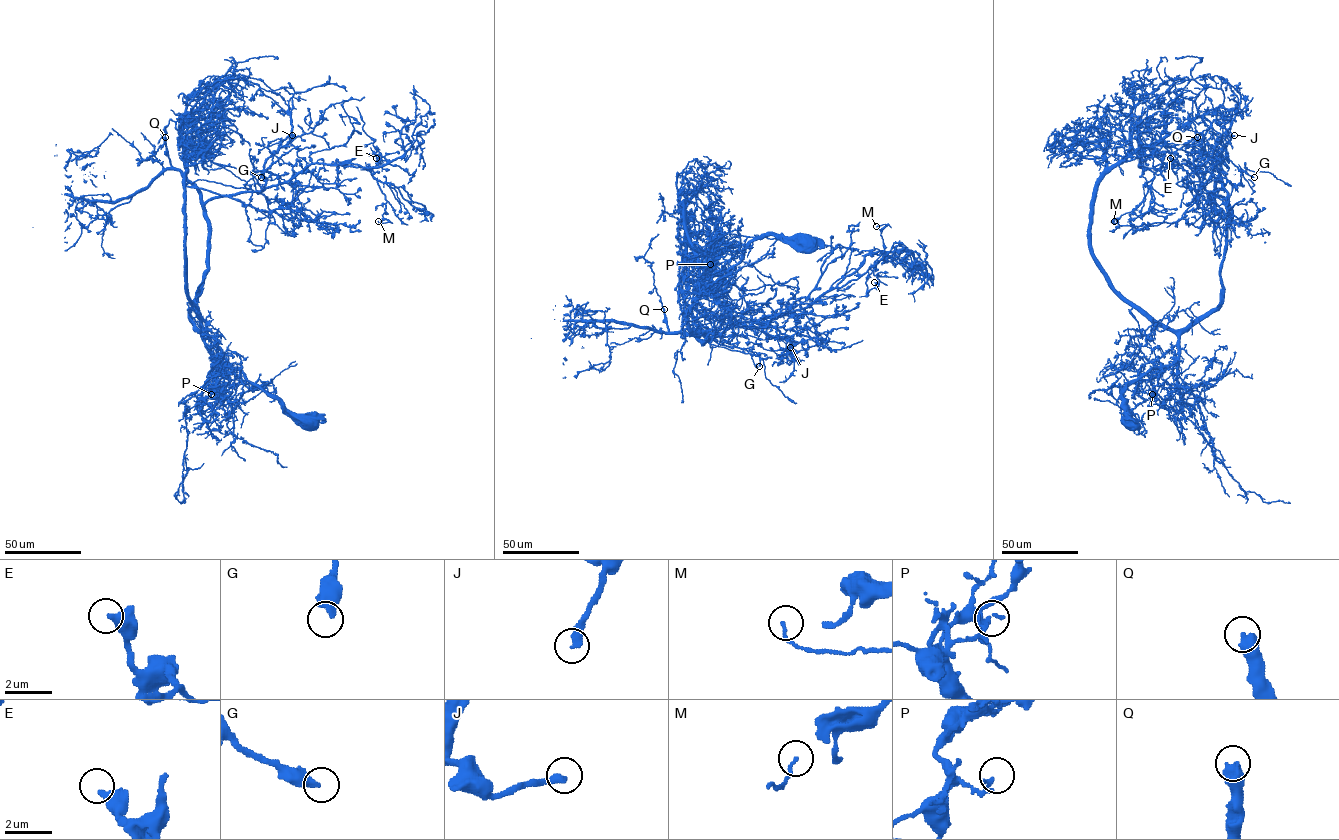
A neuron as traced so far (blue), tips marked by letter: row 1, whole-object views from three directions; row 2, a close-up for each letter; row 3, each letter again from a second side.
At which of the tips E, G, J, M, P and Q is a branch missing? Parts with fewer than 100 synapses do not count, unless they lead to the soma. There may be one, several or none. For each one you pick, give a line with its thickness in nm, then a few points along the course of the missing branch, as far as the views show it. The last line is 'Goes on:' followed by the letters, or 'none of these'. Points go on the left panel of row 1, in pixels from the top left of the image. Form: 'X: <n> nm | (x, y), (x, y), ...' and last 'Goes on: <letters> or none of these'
Q: 480 nm | (165, 137), (153, 117), (137, 114), (87, 114), (65, 105), (26, 107), (2, 117)
Goes on: Q

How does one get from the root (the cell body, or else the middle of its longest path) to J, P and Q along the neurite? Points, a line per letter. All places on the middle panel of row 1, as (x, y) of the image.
J: (809, 242), (760, 236), (688, 315), (703, 343), (762, 315), (790, 347)
P: (809, 242), (762, 235), (749, 244), (729, 274), (721, 270), (710, 274), (706, 267), (710, 264)
Q: (809, 242), (753, 240), (693, 302), (688, 326), (706, 334), (702, 343), (671, 332), (664, 309)

